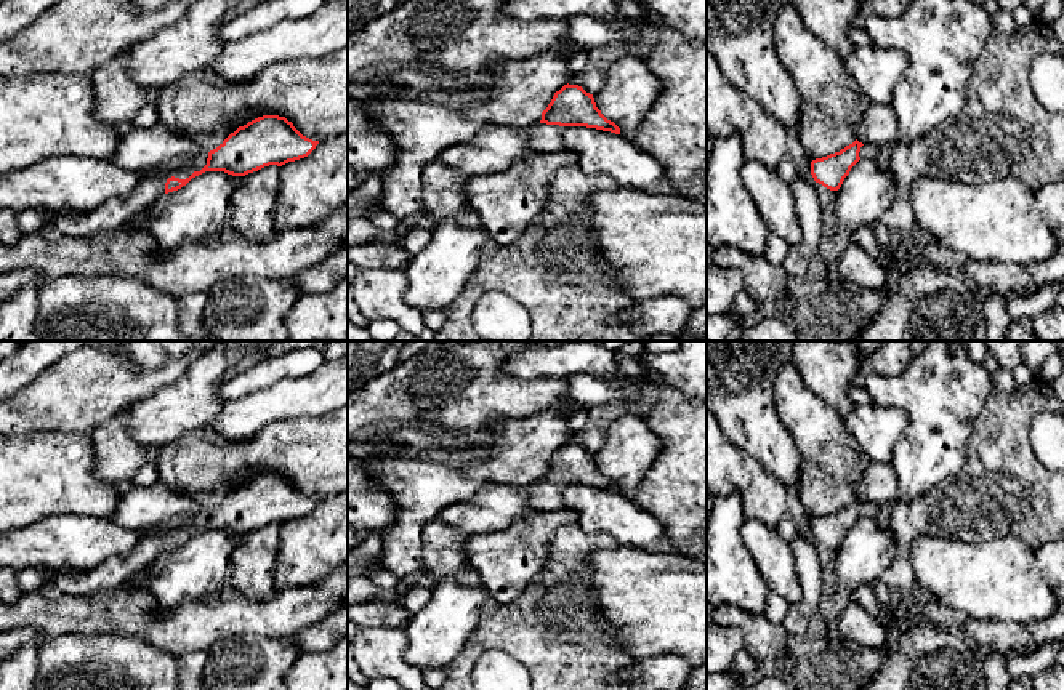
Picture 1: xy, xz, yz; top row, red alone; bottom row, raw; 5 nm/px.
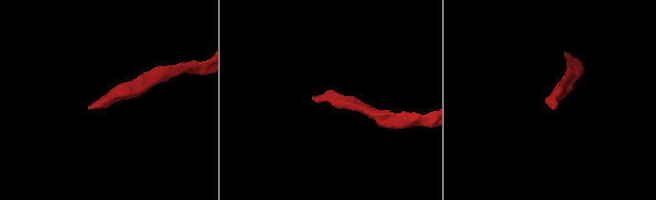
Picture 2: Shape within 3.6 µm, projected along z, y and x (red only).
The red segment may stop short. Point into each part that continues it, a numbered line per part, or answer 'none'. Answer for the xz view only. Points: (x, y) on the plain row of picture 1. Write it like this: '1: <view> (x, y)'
1: xz (542, 497)

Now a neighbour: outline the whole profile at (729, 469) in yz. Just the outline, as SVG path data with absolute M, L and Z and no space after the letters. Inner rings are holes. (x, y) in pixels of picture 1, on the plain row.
M707 407L707 491L715 498L739 493L742 515L777 528L793 499L787 487L729 442Z

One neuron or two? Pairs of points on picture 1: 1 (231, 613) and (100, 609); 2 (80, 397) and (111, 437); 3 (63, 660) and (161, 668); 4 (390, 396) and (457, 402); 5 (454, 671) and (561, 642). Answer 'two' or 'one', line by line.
1: one
2: two
3: one
4: one
5: one

